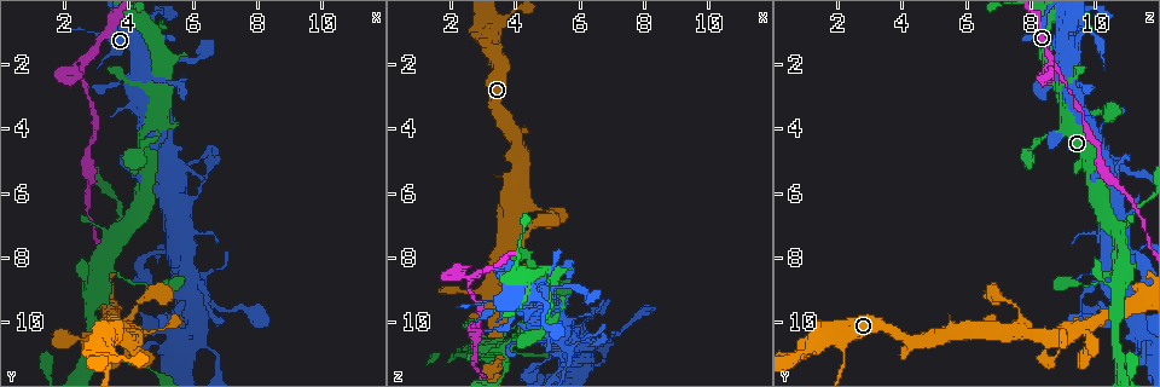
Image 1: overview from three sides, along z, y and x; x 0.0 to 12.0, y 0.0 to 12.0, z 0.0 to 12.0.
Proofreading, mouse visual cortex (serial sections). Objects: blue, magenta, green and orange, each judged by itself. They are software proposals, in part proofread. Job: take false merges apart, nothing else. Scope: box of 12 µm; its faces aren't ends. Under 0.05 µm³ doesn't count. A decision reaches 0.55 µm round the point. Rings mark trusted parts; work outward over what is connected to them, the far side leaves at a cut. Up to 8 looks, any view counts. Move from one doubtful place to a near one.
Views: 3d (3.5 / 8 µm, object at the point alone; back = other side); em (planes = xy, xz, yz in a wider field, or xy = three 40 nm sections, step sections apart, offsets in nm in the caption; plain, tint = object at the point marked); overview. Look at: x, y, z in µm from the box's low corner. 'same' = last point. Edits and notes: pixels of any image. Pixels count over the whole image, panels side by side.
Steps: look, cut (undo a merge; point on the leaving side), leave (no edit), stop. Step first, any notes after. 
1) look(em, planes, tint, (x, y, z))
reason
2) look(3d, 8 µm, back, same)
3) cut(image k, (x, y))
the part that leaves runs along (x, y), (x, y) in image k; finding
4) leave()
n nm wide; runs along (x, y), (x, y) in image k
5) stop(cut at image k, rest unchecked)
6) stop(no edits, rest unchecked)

look(3d, 3.5 µm, (3.4, 8.4, 10.6))
two arms in line, one across

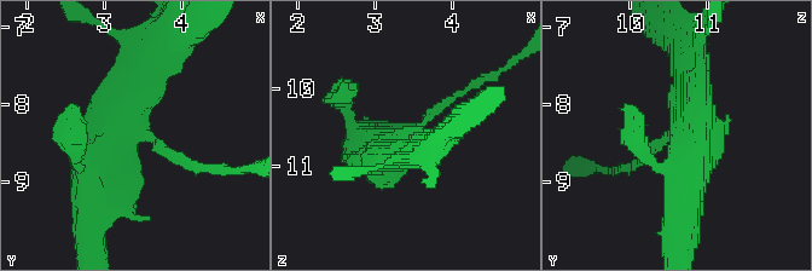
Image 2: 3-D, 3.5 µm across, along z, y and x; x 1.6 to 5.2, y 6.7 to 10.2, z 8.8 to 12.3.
look(em, xy, step 5, tint, (3.40, 8.40, 10.60))
3 arms; arms of 200, 400, 500 nm

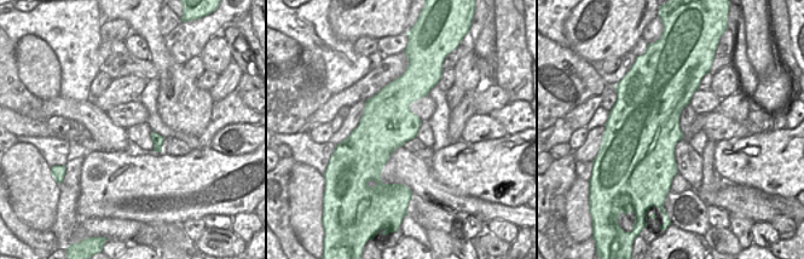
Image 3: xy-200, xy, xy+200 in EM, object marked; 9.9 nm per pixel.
leave()
runs along (156, 55), (122, 107), (90, 196) in image 2; continuous, no second cell

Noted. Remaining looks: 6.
look(em, xy, step 2, tint, (6.5, 4.7, 10.5))
thin neck

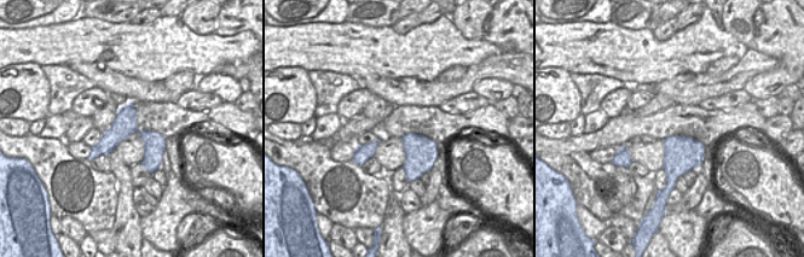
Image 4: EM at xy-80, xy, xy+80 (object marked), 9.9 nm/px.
look(3d, 3.5 µm, same)

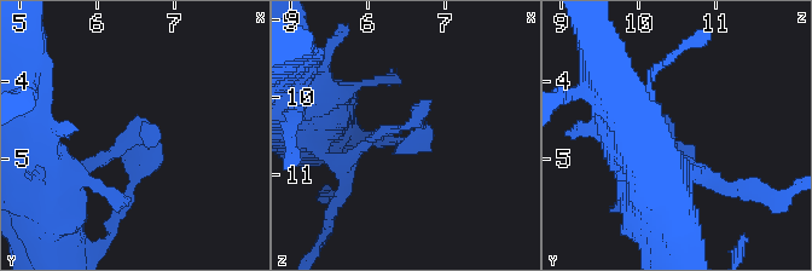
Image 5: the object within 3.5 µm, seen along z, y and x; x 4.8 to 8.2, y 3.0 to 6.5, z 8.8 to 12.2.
leave()
runs along (343, 163), (387, 128), (428, 132) in image 5; continuous, no second cell

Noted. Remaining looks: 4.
look(3d, 3.5 µm, (2.4, 1.9, 8.6))
abrupt turn

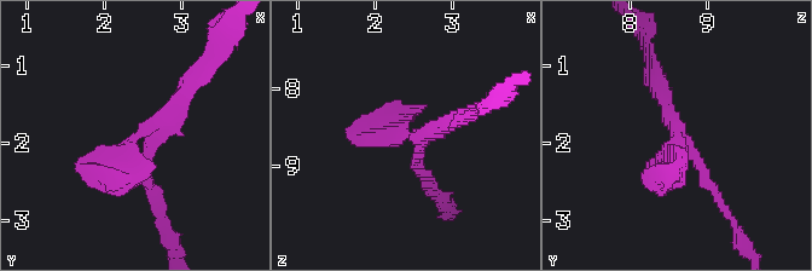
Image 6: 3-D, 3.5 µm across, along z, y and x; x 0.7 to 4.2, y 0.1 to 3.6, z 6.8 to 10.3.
look(em, xy, step 3, tint, (2.40, 1.90, 8.60))

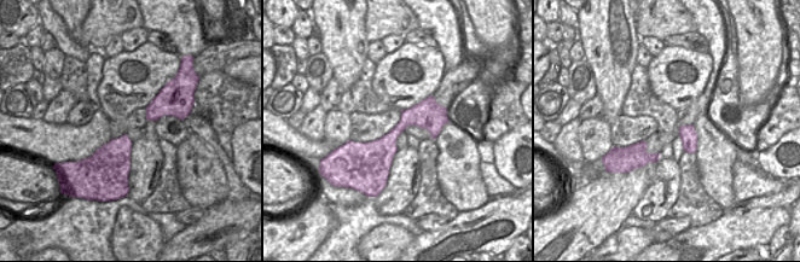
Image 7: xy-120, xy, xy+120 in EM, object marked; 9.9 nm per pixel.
leave()
runs along (444, 111), (411, 116), (378, 149), (349, 146) in image 7; continuous, no second cell

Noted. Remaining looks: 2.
stop(no edits, rest unchecked)

